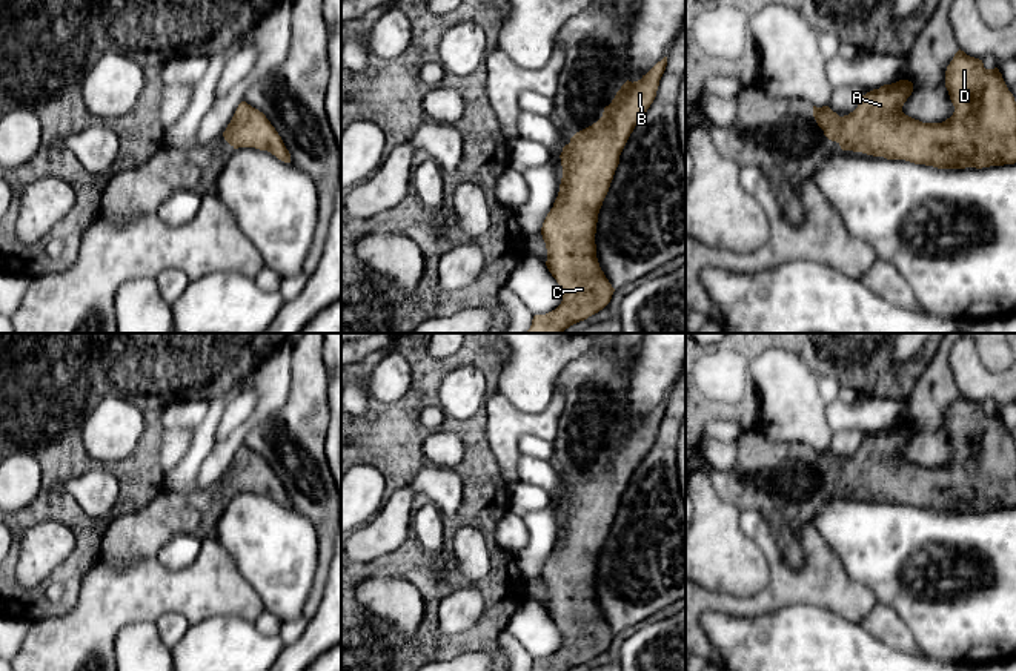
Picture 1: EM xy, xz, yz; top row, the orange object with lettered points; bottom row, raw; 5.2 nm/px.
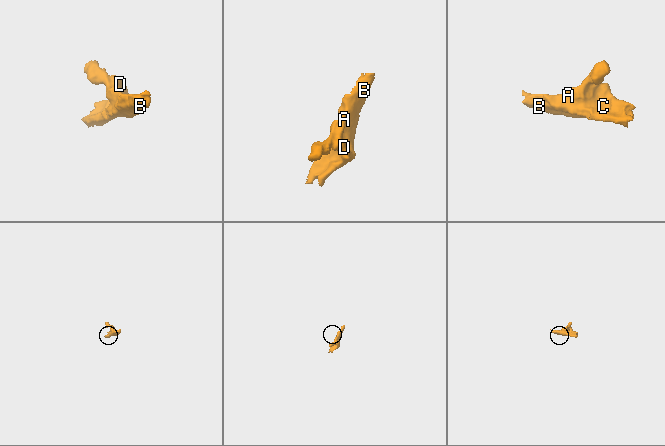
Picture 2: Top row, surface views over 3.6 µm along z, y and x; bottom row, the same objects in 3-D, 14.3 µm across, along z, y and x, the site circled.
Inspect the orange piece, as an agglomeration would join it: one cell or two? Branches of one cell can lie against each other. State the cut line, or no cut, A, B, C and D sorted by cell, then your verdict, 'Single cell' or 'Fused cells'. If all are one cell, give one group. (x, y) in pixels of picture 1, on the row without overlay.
No split. Groups: A B C D. Single cell

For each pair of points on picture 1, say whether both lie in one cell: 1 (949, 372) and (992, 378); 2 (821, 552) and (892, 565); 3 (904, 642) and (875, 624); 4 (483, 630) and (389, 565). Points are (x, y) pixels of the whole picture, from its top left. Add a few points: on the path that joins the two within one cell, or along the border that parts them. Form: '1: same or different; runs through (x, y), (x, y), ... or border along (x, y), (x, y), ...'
1: same; runs through (959, 372), (981, 373)
2: different; border along (815, 527), (844, 570), (861, 582)
3: same; runs through (896, 634), (883, 624)
4: same; runs through (451, 641), (431, 628), (431, 590), (421, 581)

